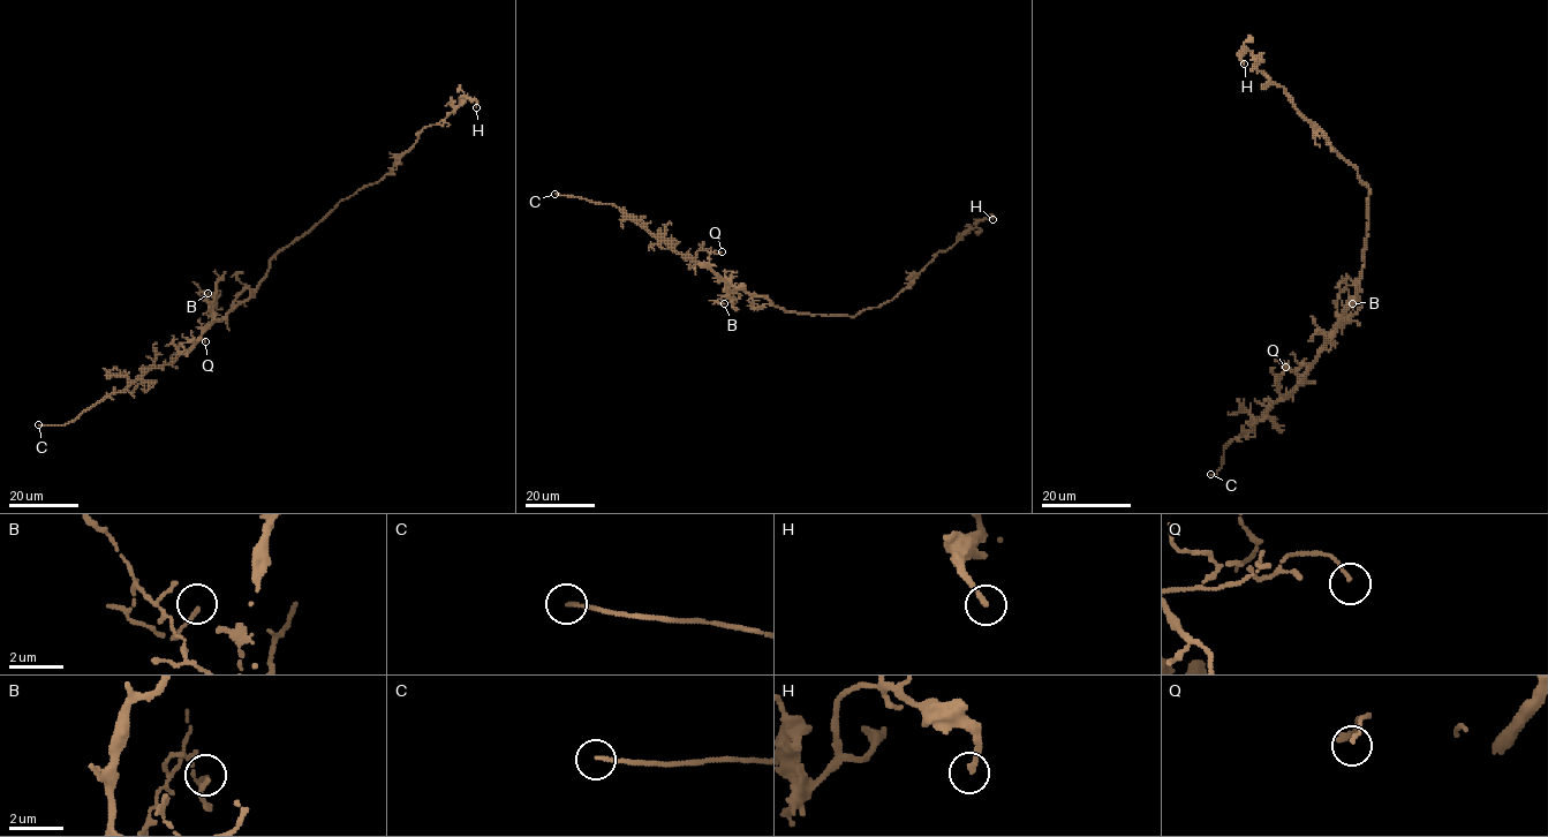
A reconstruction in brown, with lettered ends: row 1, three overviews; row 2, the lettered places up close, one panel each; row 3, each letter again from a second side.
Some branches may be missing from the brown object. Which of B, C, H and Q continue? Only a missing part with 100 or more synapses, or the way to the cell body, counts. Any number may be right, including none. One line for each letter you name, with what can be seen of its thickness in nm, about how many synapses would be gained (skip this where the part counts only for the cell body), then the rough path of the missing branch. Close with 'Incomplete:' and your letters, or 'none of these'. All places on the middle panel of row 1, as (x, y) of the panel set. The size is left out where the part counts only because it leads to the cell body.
C: calibre 130 nm
Incomplete: C

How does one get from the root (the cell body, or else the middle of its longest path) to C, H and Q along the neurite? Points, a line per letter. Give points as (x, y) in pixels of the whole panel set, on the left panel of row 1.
C: (269, 269), (251, 295), (217, 317), (191, 346), (172, 361), (152, 367), (122, 390), (65, 424), (38, 424)
H: (269, 269), (279, 253), (341, 201), (389, 173), (417, 135), (446, 118), (461, 97), (473, 98), (476, 107)
Q: (269, 269), (251, 295), (217, 317), (186, 351), (178, 348), (189, 339), (203, 338), (205, 341)

